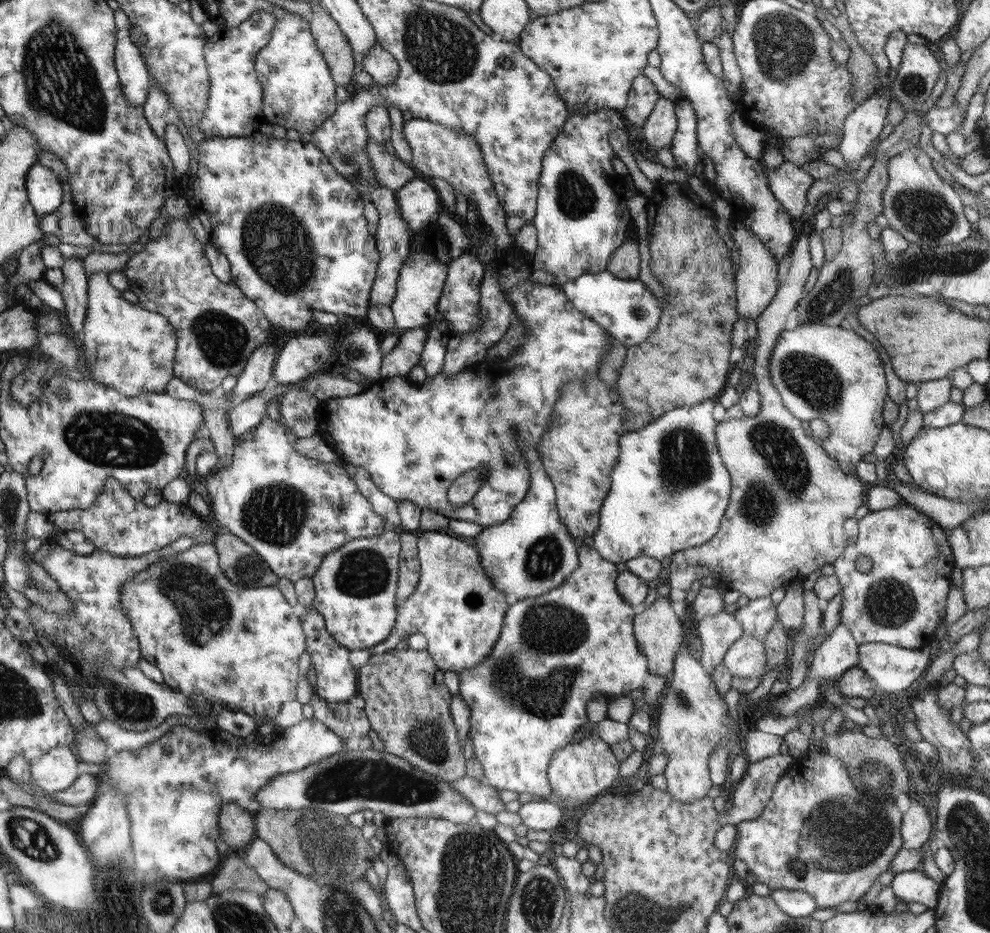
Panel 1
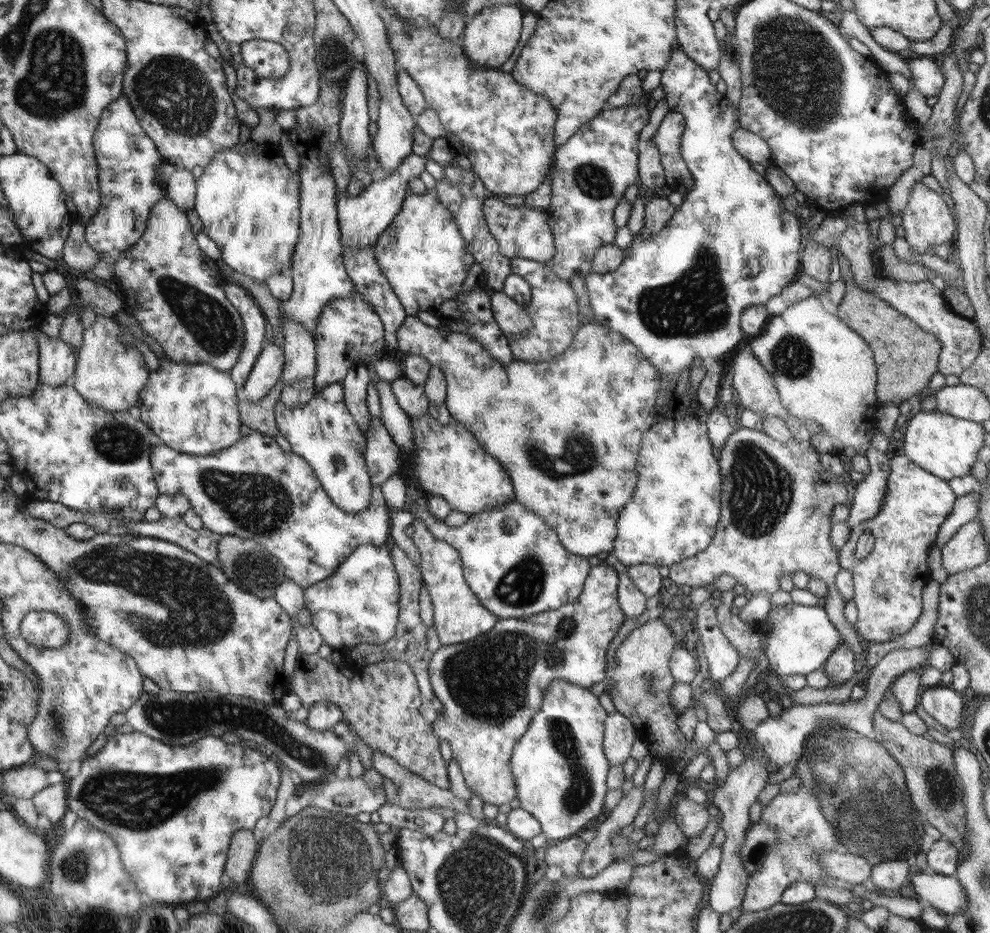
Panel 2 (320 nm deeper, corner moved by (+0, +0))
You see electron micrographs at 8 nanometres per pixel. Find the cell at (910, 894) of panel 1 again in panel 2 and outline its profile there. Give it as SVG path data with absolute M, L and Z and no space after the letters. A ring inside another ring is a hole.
M932 870L921 871L912 876L912 888L922 904L946 915L960 915L968 907L966 893L956 876L944 876Z

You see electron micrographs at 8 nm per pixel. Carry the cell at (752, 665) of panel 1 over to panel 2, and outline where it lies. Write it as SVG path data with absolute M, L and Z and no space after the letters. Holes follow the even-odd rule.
M719 588L712 591L711 597L701 605L697 605L697 631L704 645L702 663L716 683L727 679L734 672L741 656L734 645L724 636L717 621L717 610L713 600L721 597Z

